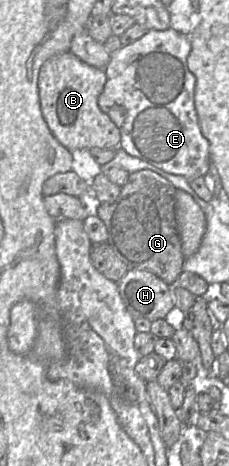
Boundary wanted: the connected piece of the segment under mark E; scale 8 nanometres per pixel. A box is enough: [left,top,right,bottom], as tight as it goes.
[98,28,211,179]

